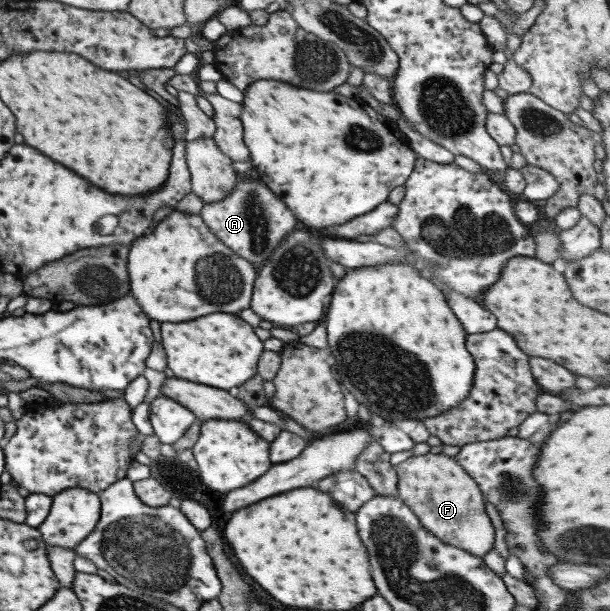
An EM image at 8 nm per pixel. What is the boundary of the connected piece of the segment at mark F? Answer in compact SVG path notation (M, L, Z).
M444 453L409 456L393 466L397 475L395 497L407 505L426 528L446 545L456 546L476 557L493 548L494 529L484 510L484 497L477 483Z

